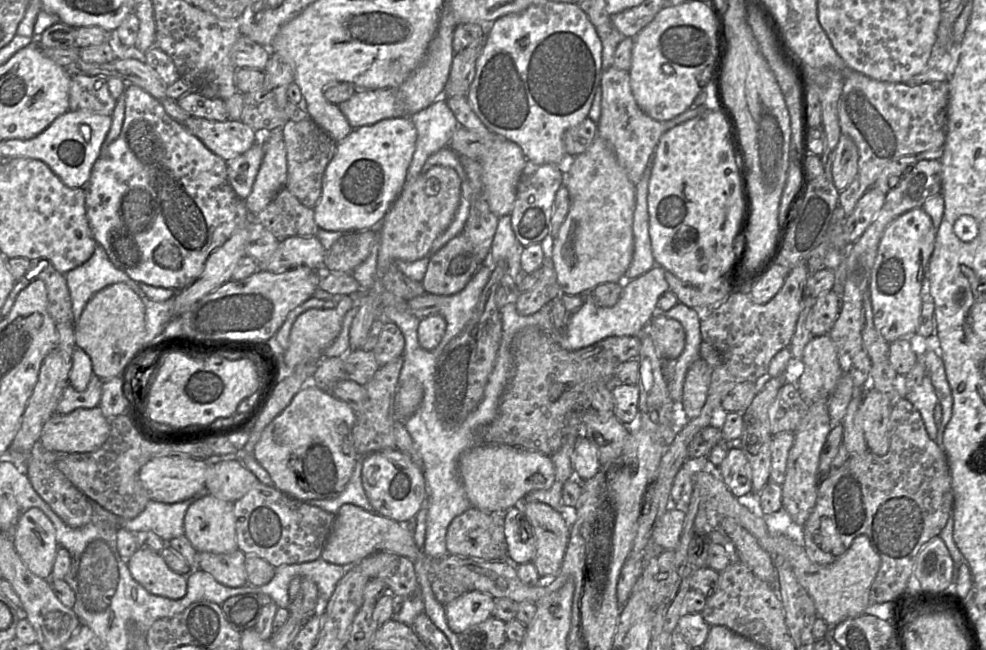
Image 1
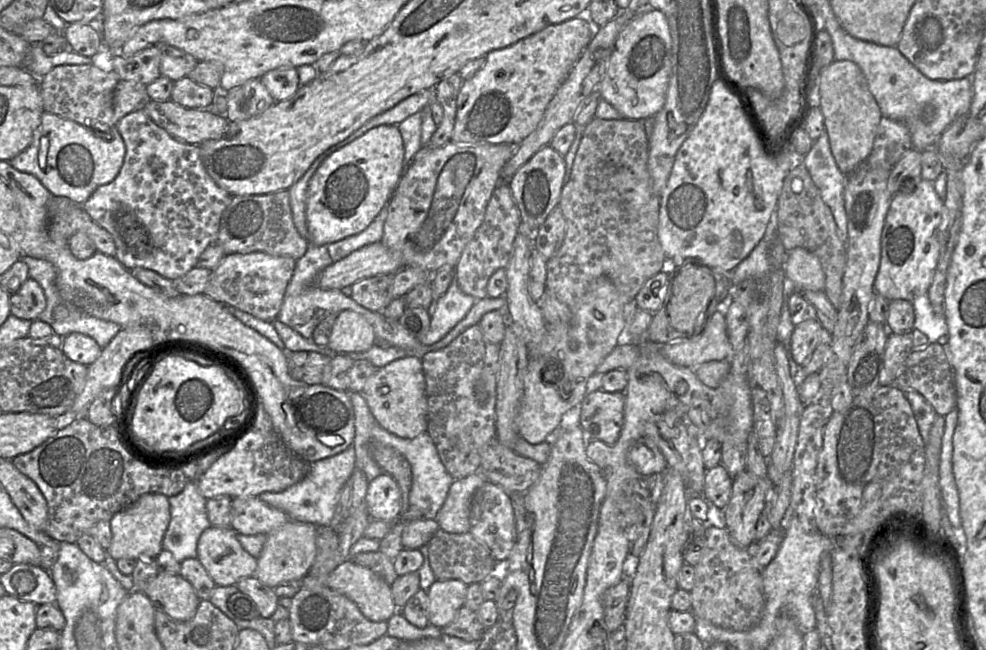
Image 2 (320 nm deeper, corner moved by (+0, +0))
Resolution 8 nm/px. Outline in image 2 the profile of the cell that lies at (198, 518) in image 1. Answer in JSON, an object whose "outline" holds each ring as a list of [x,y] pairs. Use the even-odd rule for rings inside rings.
{"outline":[[[210,526],[202,532],[197,543],[197,559],[203,565],[216,586],[237,585],[247,577],[254,576],[257,559],[247,553],[237,539],[237,533],[229,528]]]}

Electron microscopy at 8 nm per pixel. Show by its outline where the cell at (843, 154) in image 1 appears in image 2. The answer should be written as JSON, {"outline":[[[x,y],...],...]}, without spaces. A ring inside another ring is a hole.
{"outline":[[[833,60],[821,70],[818,92],[833,157],[840,171],[848,175],[862,164],[872,151],[882,113],[861,69],[849,60]]]}

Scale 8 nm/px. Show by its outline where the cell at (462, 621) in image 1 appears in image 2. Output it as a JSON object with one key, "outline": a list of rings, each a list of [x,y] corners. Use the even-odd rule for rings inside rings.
{"outline":[[[436,580],[429,590],[429,624],[443,629],[464,606],[468,585],[461,580]]]}

